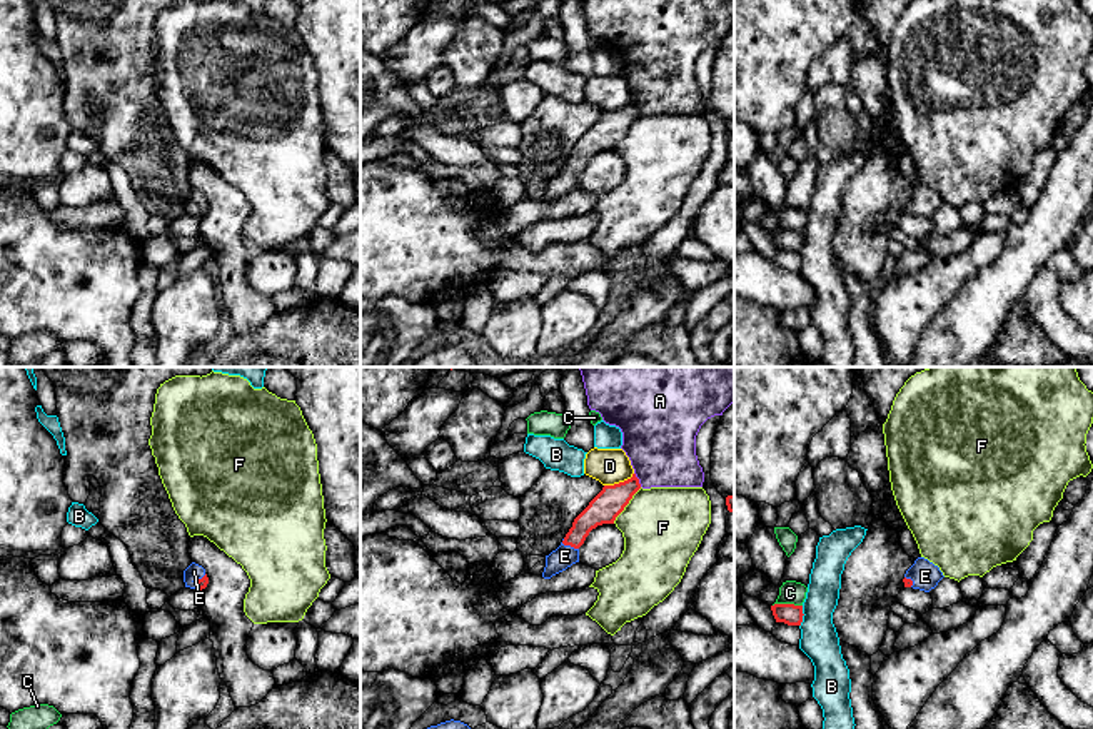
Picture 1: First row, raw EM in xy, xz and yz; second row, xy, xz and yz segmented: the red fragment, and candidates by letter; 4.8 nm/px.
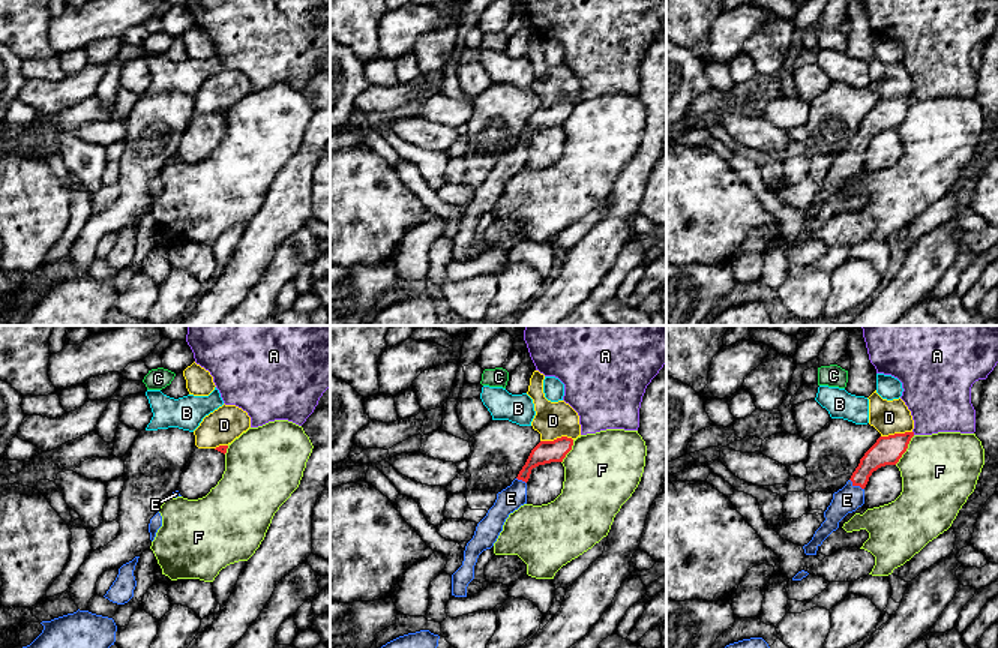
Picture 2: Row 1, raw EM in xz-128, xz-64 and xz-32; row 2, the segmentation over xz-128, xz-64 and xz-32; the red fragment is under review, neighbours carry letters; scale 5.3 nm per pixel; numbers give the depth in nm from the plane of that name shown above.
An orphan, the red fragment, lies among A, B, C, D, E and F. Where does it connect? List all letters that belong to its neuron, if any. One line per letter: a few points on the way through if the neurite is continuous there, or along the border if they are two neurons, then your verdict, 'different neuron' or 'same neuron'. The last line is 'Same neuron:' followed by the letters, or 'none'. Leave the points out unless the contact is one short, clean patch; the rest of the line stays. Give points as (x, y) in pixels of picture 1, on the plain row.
A: different neuron
B: border yz (803, 232), (800, 252); different neuron
C: different neuron
D: border xz (633, 99), (623, 107), (604, 112); different neuron
E: way xz (604, 134), (569, 170), (564, 182); same neuron
F: different neuron
Same neuron: E

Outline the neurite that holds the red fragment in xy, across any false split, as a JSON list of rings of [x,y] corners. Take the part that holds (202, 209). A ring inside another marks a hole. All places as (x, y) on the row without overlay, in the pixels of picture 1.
[[[192,189],[185,197],[184,197],[184,209],[185,214],[190,215],[205,215],[209,210],[209,204],[205,200],[205,195],[195,189]]]

